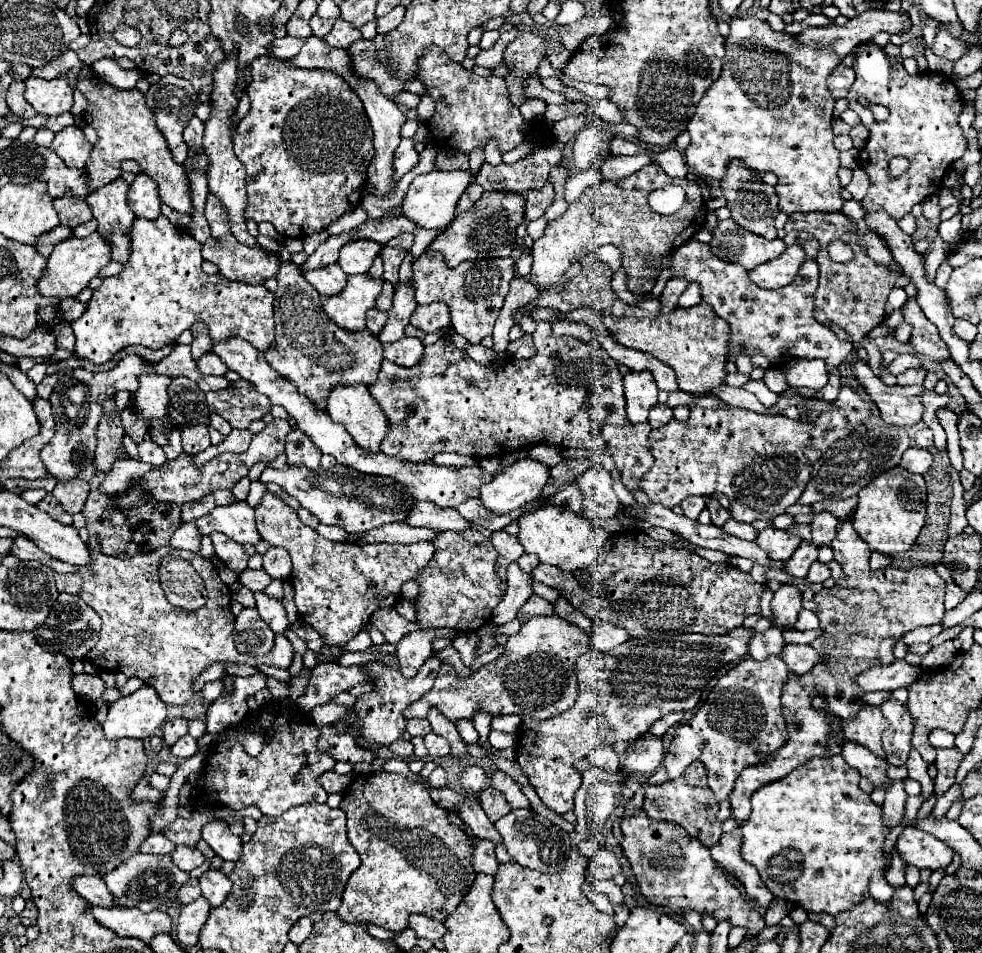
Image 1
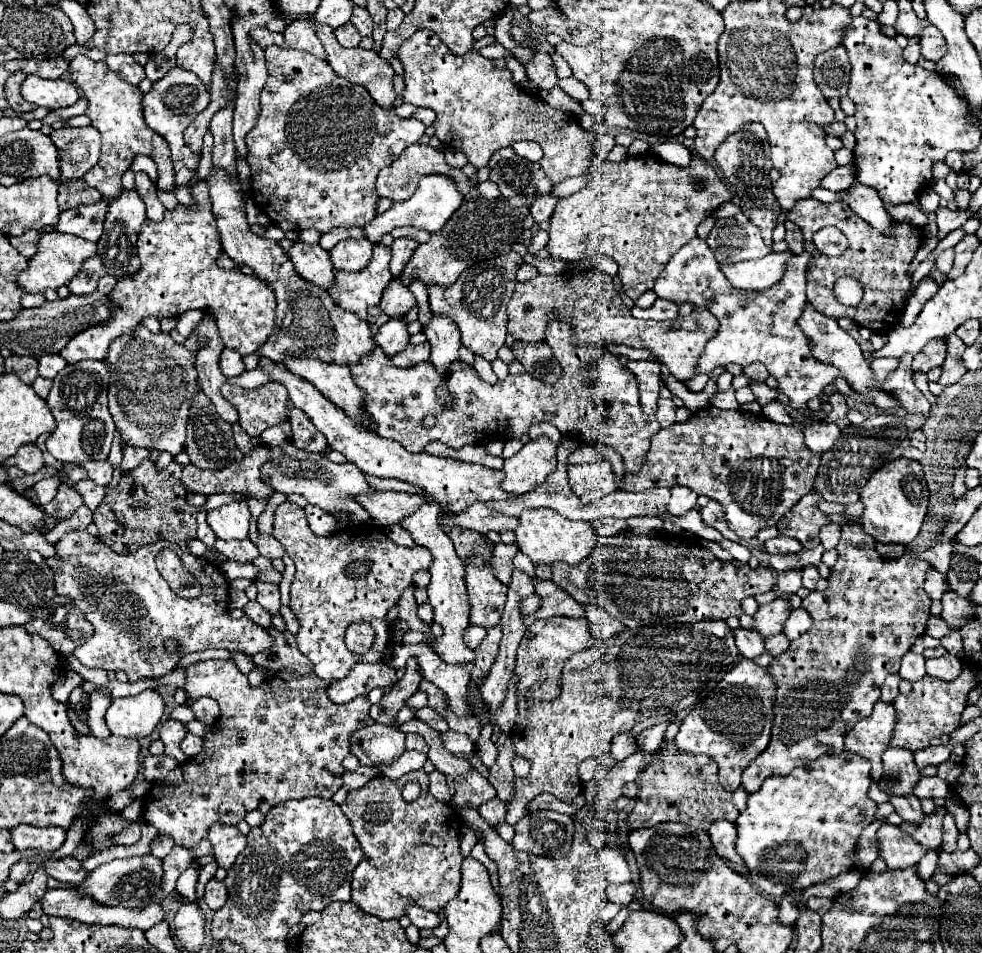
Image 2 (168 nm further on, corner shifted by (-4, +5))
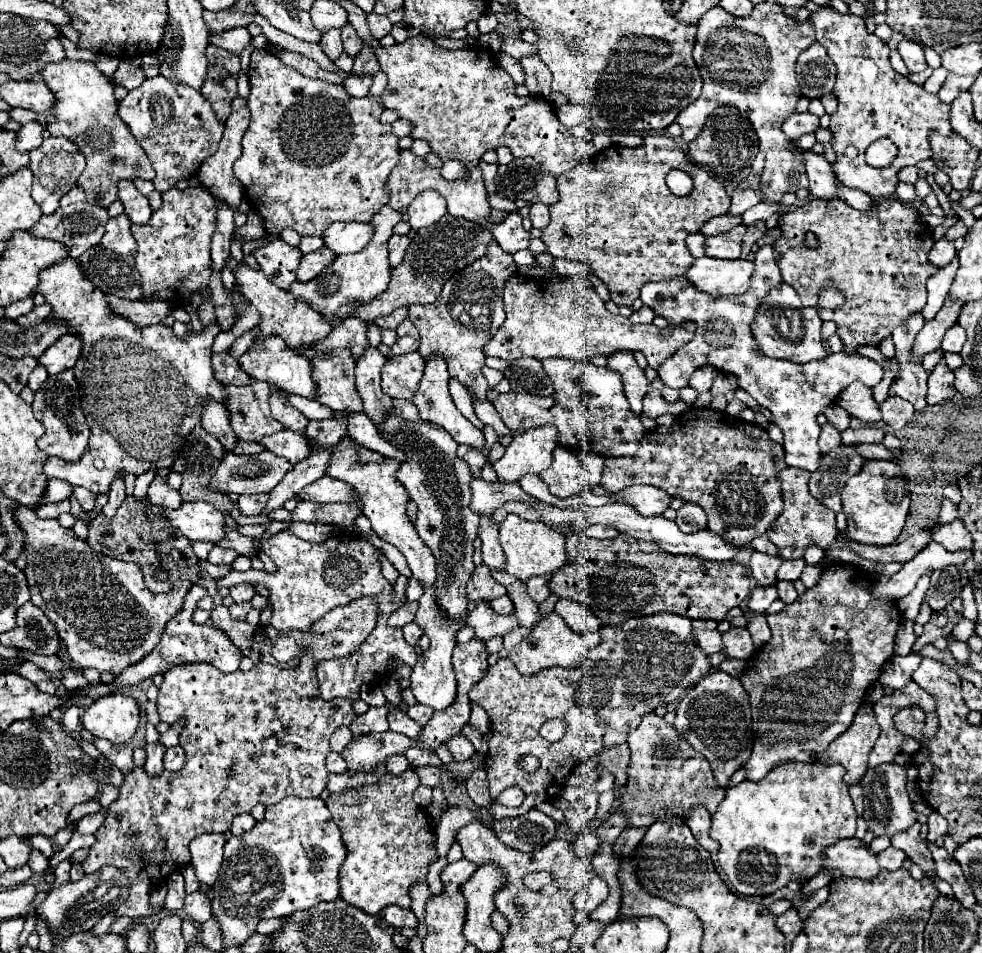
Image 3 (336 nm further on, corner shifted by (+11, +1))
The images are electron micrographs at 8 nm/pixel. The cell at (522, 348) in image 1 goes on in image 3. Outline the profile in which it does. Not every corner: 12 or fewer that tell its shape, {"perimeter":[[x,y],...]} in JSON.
{"perimeter":[[514,359],[506,367],[512,391],[552,395],[542,363]]}

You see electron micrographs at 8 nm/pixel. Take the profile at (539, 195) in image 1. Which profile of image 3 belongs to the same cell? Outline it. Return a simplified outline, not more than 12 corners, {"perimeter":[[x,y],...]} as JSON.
{"perimeter":[[530,205],[530,221],[542,229],[550,221],[548,205]]}

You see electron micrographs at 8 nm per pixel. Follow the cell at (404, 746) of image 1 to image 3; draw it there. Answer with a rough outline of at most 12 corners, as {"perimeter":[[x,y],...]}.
{"perimeter":[[408,747],[404,757],[412,767],[442,765],[428,749]]}

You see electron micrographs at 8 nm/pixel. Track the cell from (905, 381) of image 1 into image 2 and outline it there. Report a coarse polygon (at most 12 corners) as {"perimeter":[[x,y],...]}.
{"perimeter":[[933,339],[913,357],[913,371],[943,365],[943,339]]}

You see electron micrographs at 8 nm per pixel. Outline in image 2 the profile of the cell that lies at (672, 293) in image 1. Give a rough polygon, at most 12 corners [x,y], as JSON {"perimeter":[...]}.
{"perimeter":[[657,299],[649,309],[633,307],[631,313],[639,319],[665,321],[675,319],[679,307]]}

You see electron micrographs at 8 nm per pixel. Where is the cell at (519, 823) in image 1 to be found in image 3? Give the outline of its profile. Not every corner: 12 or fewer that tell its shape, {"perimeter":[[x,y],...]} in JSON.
{"perimeter":[[532,809],[494,821],[506,847],[532,853],[556,837],[556,823]]}

